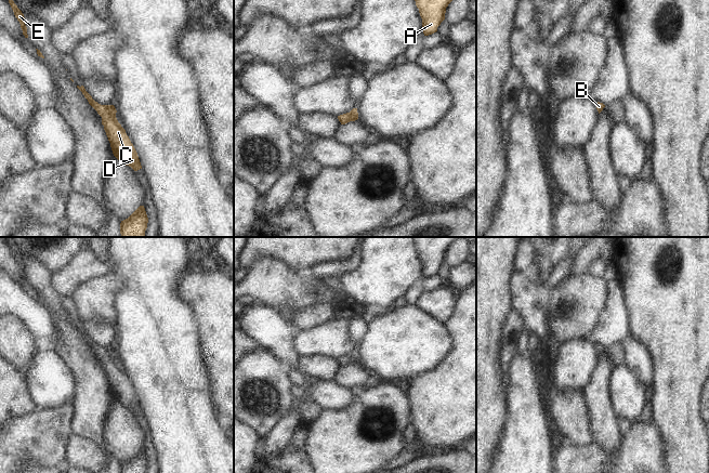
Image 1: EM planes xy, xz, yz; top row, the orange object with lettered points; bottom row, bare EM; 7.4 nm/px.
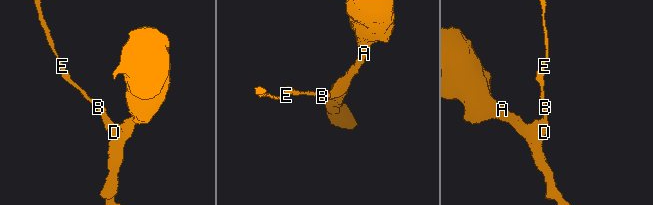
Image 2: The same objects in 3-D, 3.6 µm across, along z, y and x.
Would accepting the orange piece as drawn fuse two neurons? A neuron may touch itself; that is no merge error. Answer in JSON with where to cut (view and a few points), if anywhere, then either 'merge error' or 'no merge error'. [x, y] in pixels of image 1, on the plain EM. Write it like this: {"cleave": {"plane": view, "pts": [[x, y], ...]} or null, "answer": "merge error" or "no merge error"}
{"cleave": null, "answer": "no merge error"}

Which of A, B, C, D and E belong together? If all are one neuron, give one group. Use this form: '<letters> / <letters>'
A B C D E

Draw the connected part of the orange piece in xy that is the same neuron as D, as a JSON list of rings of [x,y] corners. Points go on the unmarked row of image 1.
[[[77,328],[82,334],[89,346],[102,359],[102,367],[110,385],[114,398],[123,407],[131,409],[134,413],[142,411],[137,395],[131,385],[126,372],[116,360],[116,351],[114,347],[101,347],[95,344],[86,333],[84,329]]]

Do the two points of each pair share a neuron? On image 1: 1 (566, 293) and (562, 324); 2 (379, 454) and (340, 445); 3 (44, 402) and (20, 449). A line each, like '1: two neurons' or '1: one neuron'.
1: one neuron
2: one neuron
3: two neurons

